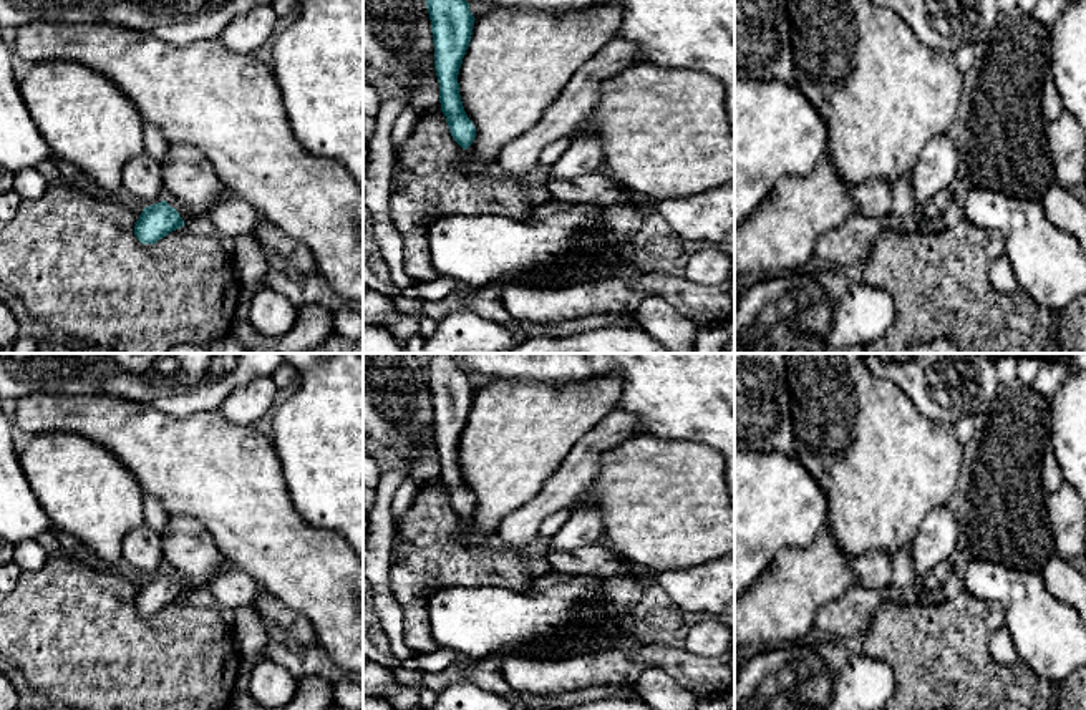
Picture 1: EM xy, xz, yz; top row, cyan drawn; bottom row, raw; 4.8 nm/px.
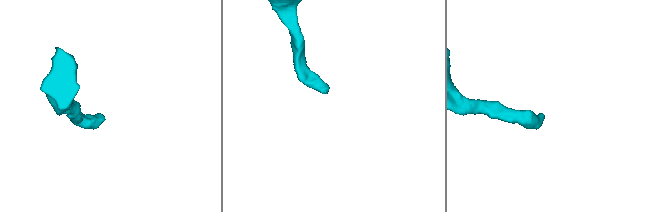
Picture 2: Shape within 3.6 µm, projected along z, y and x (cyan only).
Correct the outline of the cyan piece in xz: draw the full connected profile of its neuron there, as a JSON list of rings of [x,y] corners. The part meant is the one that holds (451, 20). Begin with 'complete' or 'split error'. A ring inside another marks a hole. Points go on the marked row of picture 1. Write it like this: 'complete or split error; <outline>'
complete; [[[426,0],[426,7],[431,20],[441,111],[453,139],[468,149],[476,138],[476,128],[464,111],[458,75],[476,18],[466,0]]]

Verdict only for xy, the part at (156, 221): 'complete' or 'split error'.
split error

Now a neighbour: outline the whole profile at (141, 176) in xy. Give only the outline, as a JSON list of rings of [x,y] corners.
[[[146,151],[138,154],[124,164],[121,187],[144,207],[164,201],[162,166]]]

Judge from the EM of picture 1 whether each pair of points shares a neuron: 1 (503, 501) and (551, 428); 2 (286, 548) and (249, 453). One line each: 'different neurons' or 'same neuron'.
1: same neuron
2: same neuron

